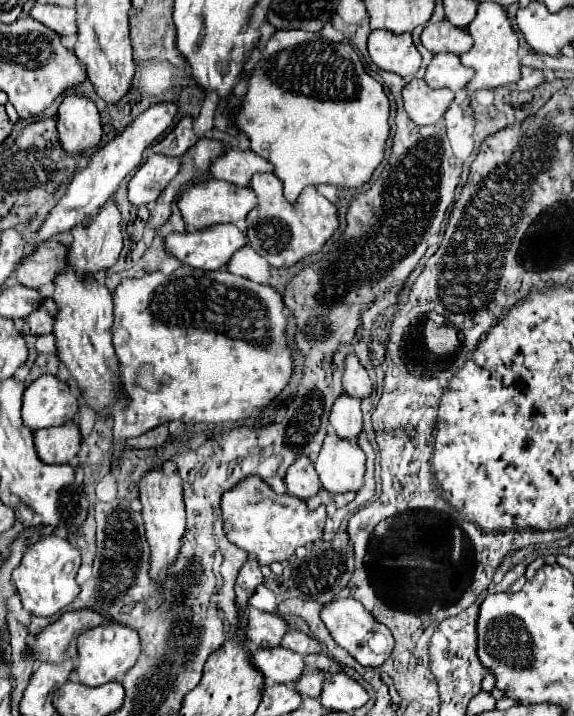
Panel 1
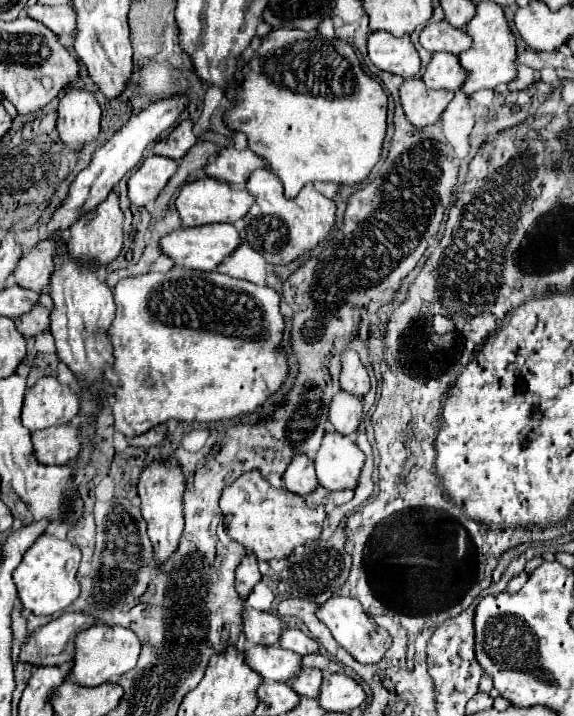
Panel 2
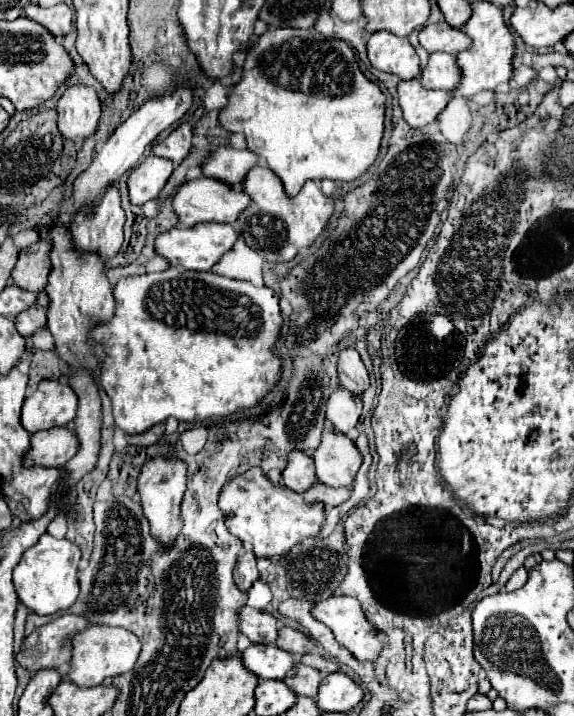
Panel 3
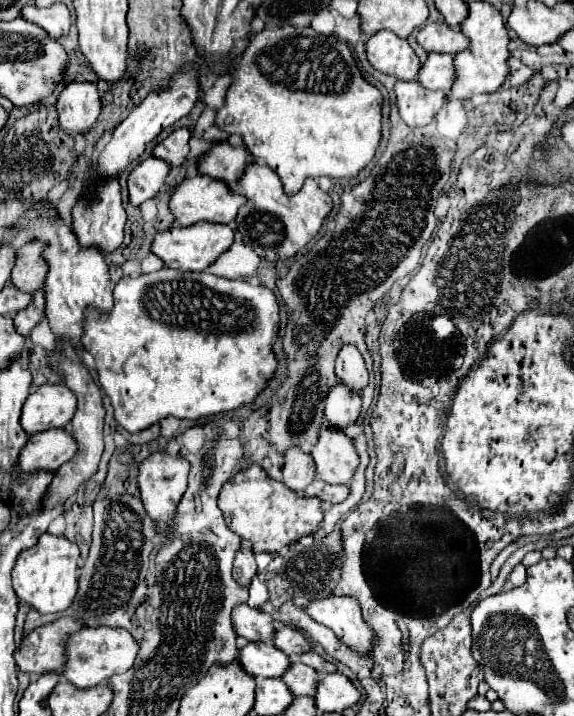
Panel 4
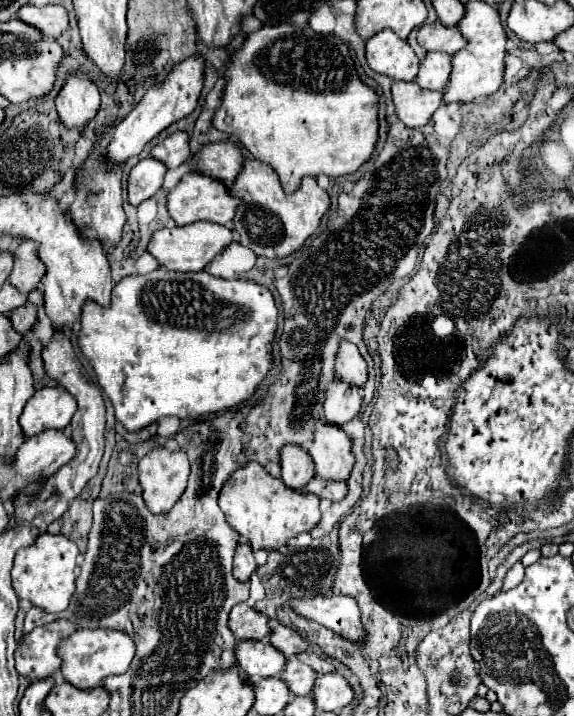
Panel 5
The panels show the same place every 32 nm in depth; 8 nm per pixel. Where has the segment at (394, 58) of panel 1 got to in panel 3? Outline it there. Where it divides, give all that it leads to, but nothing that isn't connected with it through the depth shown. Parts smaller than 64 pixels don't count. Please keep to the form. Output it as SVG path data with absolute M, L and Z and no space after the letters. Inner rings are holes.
M376 32L370 36L368 60L374 68L396 74L402 80L412 80L420 74L420 60L408 38L398 38L392 32Z

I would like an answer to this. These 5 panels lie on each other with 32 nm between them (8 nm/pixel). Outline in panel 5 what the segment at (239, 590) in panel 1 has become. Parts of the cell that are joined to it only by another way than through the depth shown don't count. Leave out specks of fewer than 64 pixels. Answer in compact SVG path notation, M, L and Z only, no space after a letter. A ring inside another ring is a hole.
M238 542L236 554L234 554L234 576L242 582L246 582L252 572L256 570L256 560L252 554L252 548L248 542Z

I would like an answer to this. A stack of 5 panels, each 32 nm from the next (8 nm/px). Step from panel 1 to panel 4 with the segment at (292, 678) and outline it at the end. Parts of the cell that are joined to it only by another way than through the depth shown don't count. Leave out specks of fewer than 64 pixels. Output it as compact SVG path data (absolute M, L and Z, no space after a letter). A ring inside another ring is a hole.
M248 642L238 650L238 662L252 678L280 678L290 658L272 642Z

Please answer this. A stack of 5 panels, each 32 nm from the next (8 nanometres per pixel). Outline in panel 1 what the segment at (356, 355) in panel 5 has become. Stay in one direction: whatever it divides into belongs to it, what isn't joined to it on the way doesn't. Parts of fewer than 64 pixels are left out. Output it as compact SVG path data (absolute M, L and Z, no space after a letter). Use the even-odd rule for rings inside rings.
M348 354L344 358L344 374L342 374L342 384L344 384L344 392L346 394L352 394L354 398L368 398L370 392L372 392L372 382L370 382L370 376L368 372L364 370L364 366L358 362L356 354Z

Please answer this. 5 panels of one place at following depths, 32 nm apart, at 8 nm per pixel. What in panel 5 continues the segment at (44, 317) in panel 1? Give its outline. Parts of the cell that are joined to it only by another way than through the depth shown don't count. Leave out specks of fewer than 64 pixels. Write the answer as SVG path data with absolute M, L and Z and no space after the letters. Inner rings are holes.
M32 290L28 294L28 300L24 306L12 310L10 314L10 322L14 326L14 330L18 330L20 334L24 334L28 328L32 328L36 324L36 310L38 306L42 306L42 290Z

